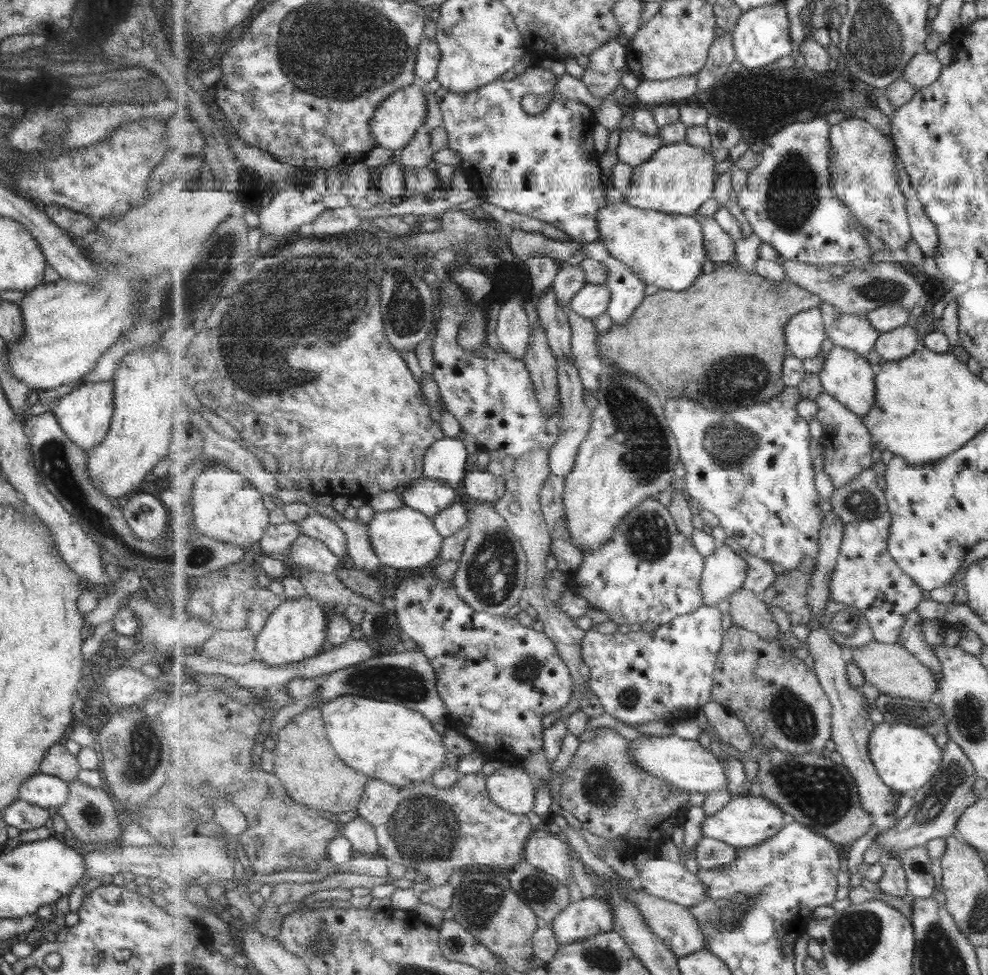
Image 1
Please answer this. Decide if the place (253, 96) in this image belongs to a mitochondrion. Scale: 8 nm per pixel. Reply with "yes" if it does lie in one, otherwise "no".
no

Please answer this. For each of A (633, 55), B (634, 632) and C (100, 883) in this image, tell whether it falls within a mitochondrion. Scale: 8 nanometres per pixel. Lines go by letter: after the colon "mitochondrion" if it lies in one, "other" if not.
A: other
B: other
C: other

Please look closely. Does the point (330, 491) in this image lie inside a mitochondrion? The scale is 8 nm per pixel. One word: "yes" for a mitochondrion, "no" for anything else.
no

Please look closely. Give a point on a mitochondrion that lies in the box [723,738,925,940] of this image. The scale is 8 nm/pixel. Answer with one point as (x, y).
(824, 795)

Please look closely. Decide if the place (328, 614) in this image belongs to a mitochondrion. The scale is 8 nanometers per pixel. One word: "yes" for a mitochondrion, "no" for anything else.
no

